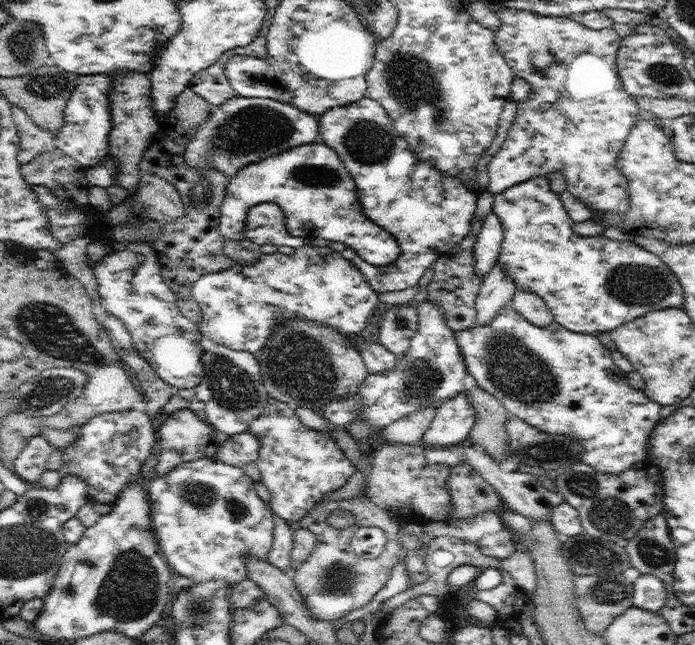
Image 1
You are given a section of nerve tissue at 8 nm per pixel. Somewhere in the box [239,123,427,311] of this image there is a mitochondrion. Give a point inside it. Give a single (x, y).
(312, 174)

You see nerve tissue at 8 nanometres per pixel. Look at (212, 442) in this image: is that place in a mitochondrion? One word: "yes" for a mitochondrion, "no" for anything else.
no

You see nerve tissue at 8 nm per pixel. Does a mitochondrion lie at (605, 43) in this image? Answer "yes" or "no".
no

